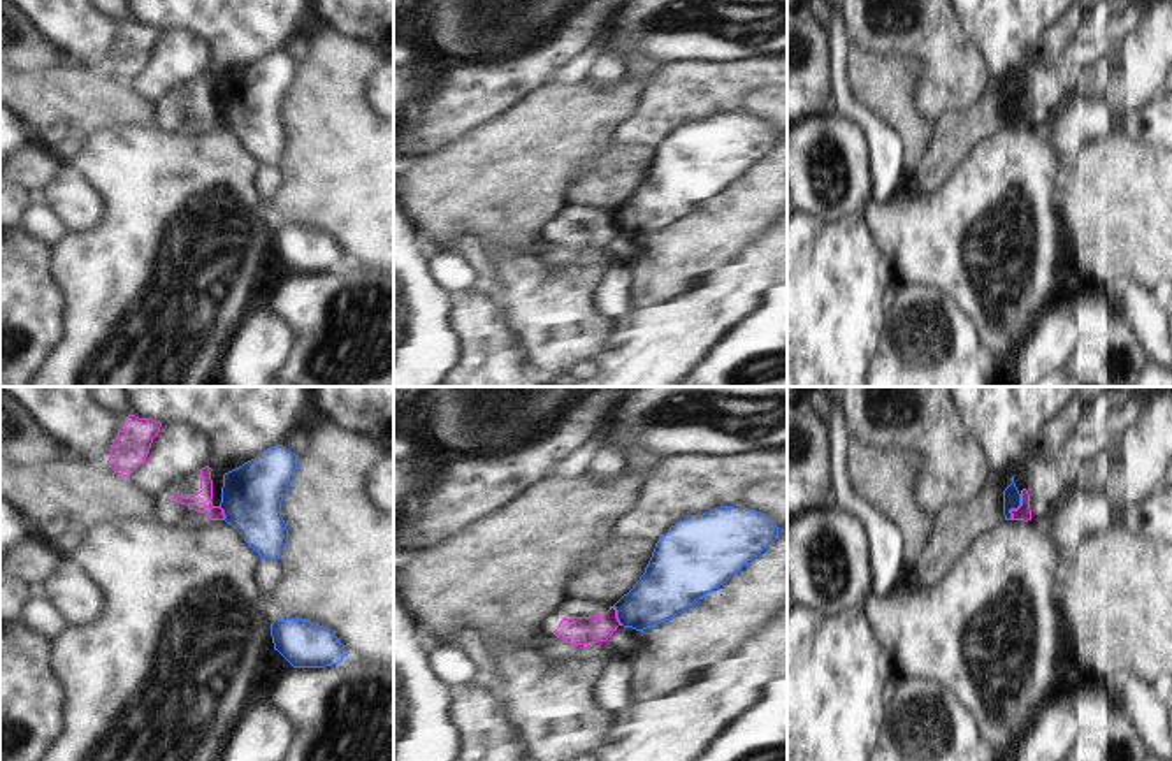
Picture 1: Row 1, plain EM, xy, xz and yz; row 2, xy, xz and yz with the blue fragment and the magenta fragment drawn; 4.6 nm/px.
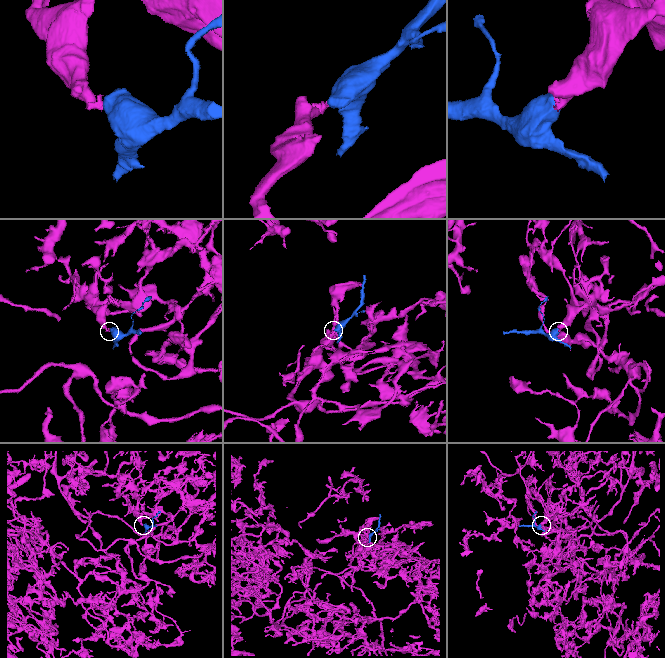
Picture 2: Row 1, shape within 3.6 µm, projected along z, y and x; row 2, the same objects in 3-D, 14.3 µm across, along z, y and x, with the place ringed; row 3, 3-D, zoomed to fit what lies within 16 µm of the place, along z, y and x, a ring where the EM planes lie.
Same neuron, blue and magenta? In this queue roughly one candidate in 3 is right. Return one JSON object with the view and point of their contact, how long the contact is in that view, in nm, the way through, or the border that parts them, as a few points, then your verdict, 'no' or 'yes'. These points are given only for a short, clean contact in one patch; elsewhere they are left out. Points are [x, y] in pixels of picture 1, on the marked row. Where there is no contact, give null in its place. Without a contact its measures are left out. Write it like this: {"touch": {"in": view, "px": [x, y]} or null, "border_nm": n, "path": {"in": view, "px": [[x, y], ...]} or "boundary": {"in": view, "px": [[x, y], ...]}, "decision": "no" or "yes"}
{"touch": {"in": "yz", "px": [1016, 508]}, "border_nm": 130, "boundary": {"in": "yz", "px": [[1021, 494], [1021, 503], [1011, 512], [1011, 519]]}, "decision": "no"}

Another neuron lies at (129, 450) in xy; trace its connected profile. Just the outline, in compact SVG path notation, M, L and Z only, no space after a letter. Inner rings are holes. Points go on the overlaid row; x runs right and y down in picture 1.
M128 415L111 445L107 466L118 475L130 476L146 462L153 439L158 436L162 422Z

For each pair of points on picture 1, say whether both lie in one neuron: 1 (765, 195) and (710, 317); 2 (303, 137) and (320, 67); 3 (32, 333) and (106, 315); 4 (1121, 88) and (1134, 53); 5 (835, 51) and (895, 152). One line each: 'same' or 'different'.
1: different
2: same
3: different
4: same
5: same

